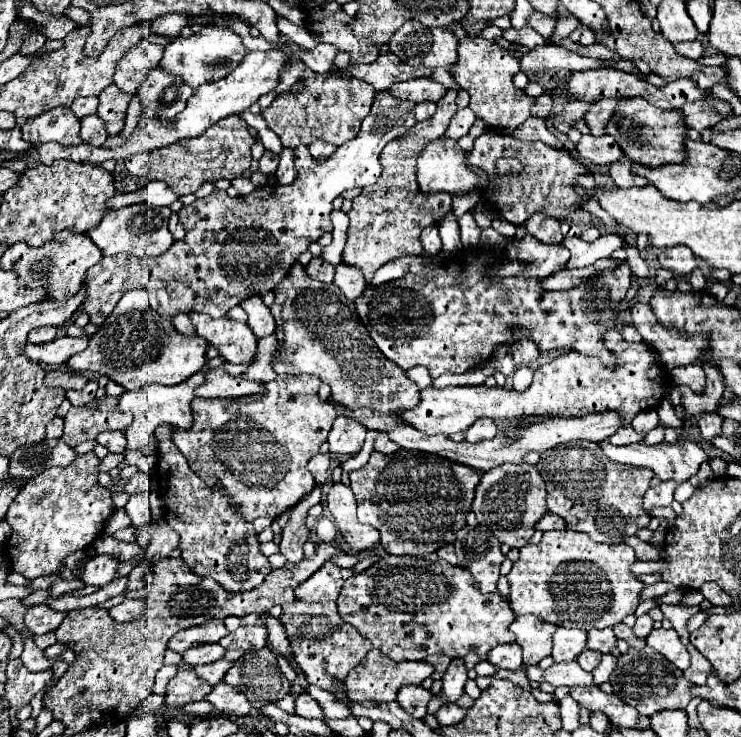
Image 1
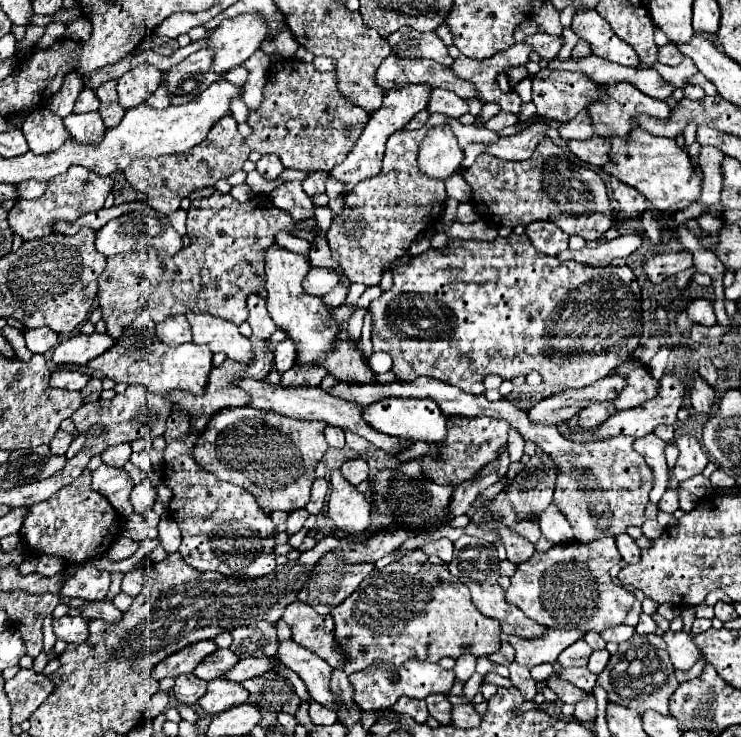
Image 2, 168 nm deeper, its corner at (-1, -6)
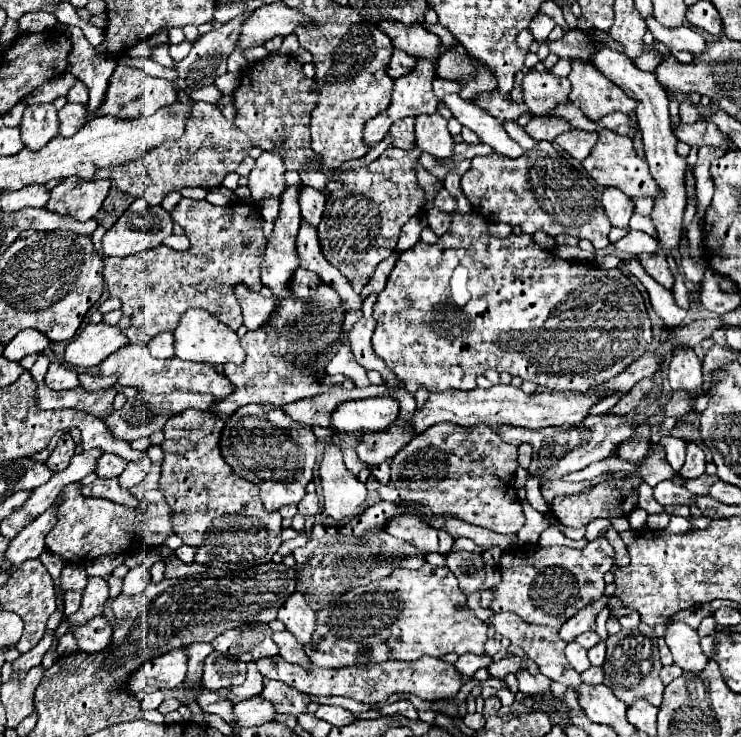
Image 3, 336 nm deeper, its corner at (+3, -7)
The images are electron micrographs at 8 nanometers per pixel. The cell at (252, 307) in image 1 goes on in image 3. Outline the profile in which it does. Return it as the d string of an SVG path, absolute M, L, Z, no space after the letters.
M238 284L234 292L238 298L238 304L242 306L244 326L248 330L262 328L262 324L266 324L270 320L270 312L274 312L274 308L276 308L274 298L264 298L256 292L250 292L244 284Z

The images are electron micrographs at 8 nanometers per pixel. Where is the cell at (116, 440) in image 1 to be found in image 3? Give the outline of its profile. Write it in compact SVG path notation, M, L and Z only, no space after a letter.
M104 454L102 458L98 458L98 464L96 464L96 474L100 478L116 478L124 472L126 468L126 460L122 456L116 456L116 454Z

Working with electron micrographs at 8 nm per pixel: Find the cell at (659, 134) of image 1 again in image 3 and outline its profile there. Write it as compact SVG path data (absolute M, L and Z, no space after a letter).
M572 60L568 80L572 82L570 102L578 104L588 120L600 120L614 110L630 114L638 104L586 60Z

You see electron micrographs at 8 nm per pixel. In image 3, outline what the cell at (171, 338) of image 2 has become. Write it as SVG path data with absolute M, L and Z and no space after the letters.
M162 332L162 334L154 336L148 342L148 348L154 358L172 358L174 356L174 334Z

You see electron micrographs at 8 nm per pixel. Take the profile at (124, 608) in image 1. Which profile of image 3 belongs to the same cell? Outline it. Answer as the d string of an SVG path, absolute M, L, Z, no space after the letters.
M68 592L66 596L64 596L64 614L66 616L72 616L74 612L78 612L78 608L80 608L80 592Z

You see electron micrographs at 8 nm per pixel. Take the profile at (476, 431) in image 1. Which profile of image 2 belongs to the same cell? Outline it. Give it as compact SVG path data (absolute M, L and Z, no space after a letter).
M450 417L446 437L440 441L440 451L432 449L420 457L422 477L438 485L452 485L452 487L458 487L460 483L474 479L484 465L498 459L500 451L508 447L508 431L510 425L506 419Z

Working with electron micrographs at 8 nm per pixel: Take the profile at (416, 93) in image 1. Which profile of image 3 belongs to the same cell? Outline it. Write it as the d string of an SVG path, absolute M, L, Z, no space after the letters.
M446 94L442 102L458 122L474 130L480 136L480 140L492 146L498 154L504 154L508 158L518 158L524 154L520 144L512 140L502 128L502 120L490 116L488 112L478 108L474 102L464 101L458 94Z

